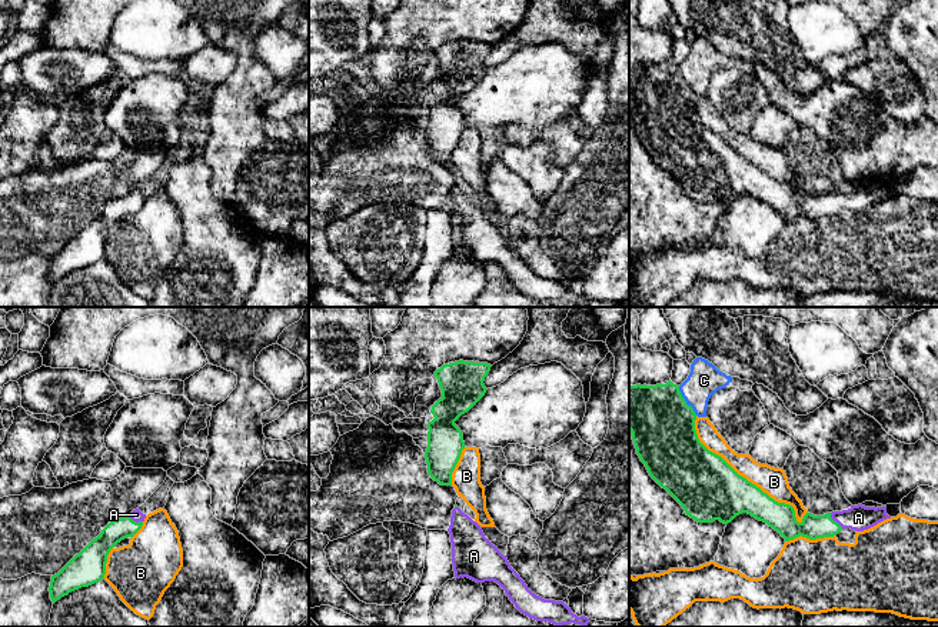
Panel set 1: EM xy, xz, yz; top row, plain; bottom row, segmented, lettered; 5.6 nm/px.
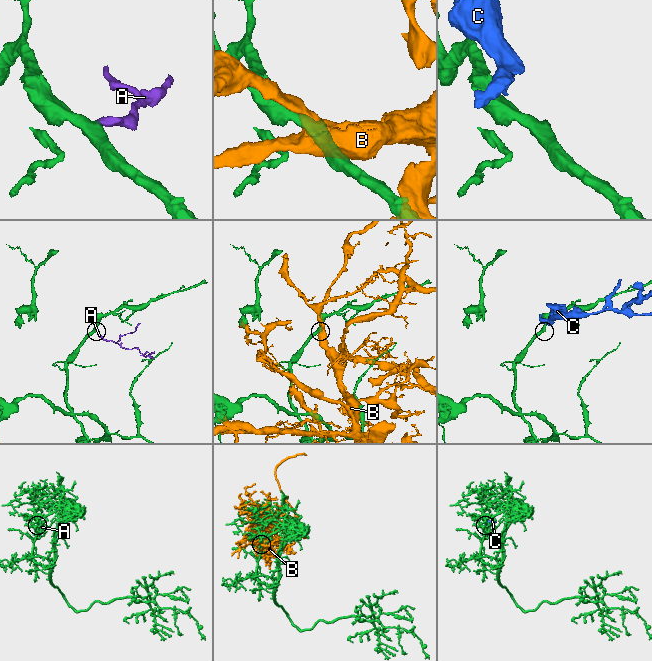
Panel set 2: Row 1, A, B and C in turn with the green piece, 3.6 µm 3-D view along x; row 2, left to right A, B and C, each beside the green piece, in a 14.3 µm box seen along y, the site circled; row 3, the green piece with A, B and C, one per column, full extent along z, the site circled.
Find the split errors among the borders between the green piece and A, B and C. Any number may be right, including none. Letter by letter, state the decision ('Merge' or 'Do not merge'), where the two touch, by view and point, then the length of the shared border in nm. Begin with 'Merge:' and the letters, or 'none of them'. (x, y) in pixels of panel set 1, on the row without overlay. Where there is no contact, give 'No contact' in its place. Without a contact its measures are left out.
Merge: A
A: Merge. Touches green at yz (835, 202). Shared border 120 nm
B: Do not merge. Touches green at yz (744, 157). Shared border 850 nm
C: Do not merge. Touches green at yz (684, 80). Shared border 200 nm

